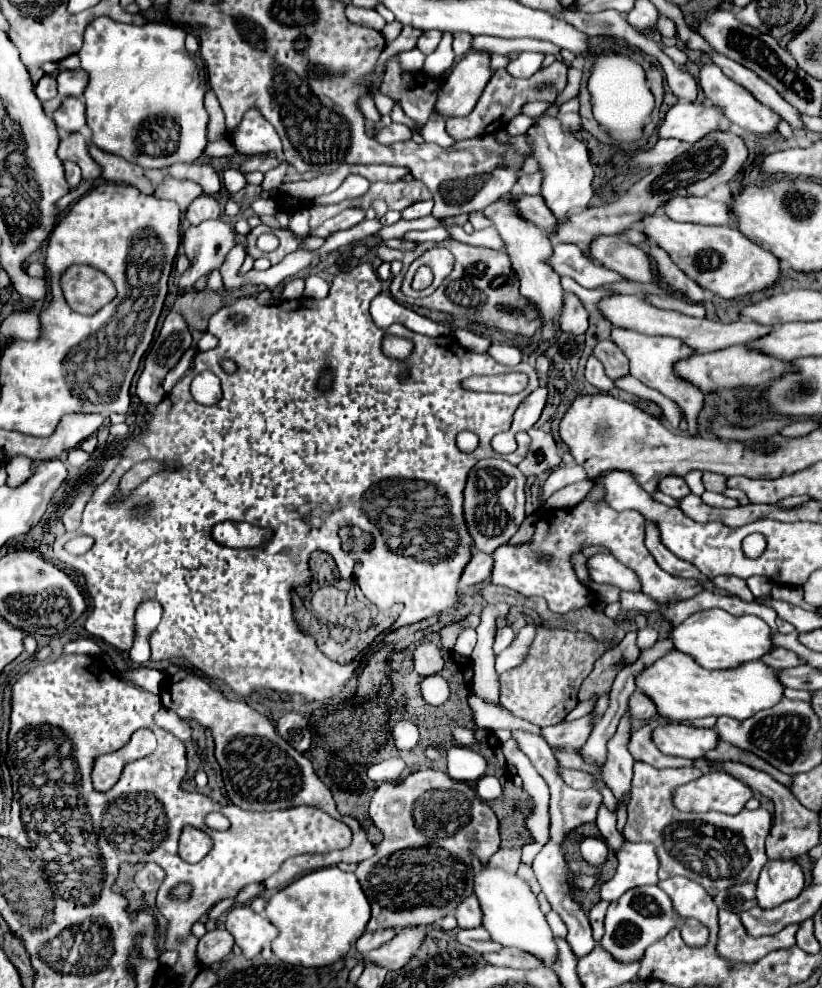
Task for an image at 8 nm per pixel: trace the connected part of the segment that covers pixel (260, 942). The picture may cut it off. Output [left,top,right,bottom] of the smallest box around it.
[225,904,279,958]

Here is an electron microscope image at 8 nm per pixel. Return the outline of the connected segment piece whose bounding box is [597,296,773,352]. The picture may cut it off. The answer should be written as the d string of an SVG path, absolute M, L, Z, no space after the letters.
M607 296L601 304L597 304L597 308L603 312L603 316L613 326L625 326L629 330L637 330L643 334L675 336L675 338L681 338L687 346L693 346L697 352L713 352L713 350L723 350L723 348L735 346L735 344L751 344L753 340L763 338L773 330L771 326L763 326L763 324L749 322L749 320L737 320L731 324L723 324L723 322L713 322L707 318L699 320L699 318L683 316L673 310L655 308L653 304L645 302L639 296Z

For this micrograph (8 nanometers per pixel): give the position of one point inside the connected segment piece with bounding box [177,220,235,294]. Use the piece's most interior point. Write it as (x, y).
(206, 245)

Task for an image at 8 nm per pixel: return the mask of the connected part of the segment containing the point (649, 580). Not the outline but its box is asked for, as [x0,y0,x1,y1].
[491,488,703,614]

